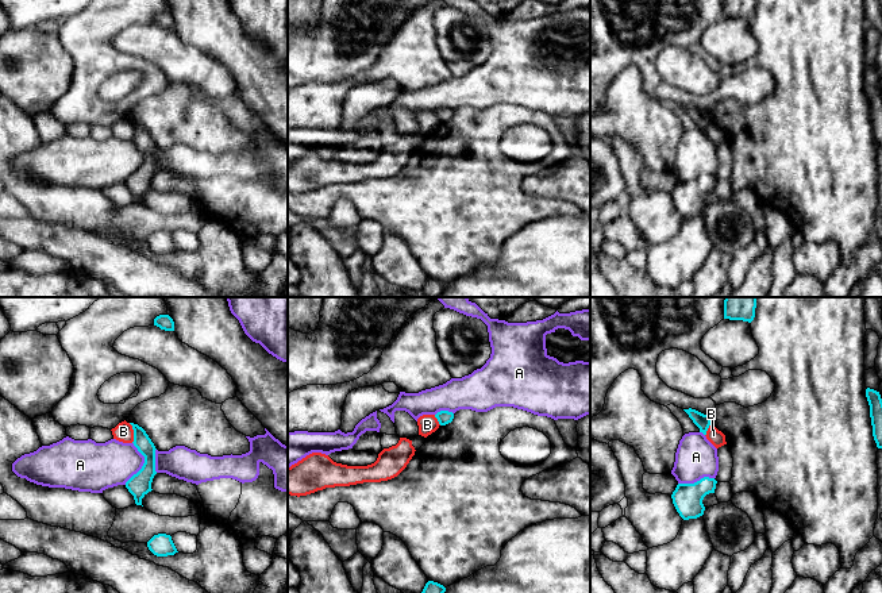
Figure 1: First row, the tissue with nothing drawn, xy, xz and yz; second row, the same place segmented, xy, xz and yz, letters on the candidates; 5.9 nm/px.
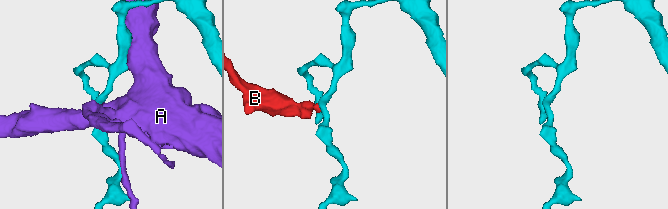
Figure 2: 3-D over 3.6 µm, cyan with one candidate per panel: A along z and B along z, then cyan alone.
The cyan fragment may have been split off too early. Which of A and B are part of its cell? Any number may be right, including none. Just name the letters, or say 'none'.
none

